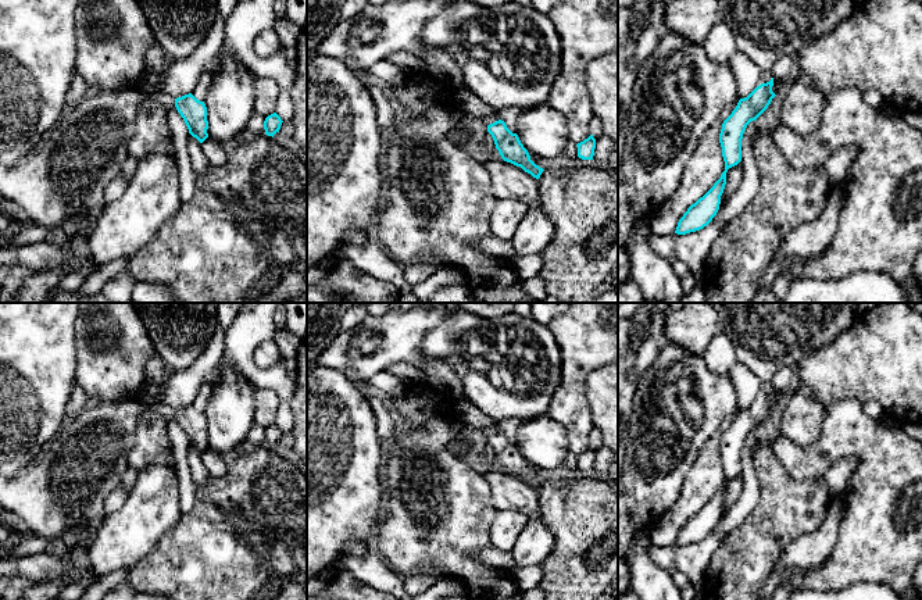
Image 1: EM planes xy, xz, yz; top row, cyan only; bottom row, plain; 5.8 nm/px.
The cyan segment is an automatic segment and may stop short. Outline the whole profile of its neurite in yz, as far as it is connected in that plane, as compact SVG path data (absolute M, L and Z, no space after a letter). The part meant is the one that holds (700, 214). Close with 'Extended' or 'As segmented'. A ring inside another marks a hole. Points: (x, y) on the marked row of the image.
M718 0L723 22L729 26L737 50L743 51L760 69L761 85L747 97L740 99L732 114L723 121L719 133L725 171L714 186L692 204L679 219L675 233L686 235L707 226L716 215L721 196L726 185L726 172L741 161L741 139L747 125L755 121L776 96L772 92L773 76L771 69L783 56L798 54L800 49L816 38L830 33L857 7L857 0Z. Extended

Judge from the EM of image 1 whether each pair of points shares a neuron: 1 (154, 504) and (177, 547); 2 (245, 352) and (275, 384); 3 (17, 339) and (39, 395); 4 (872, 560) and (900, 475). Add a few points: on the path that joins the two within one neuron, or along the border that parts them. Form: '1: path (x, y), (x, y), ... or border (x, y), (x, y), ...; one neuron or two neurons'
1: border (182, 514), (179, 521), (146, 554); two neurons
2: path (245, 361), (261, 378), (265, 378); one neuron
3: path (17, 353), (17, 368), (27, 381); one neuron
4: path (882, 539), (887, 531), (890, 496); one neuron

